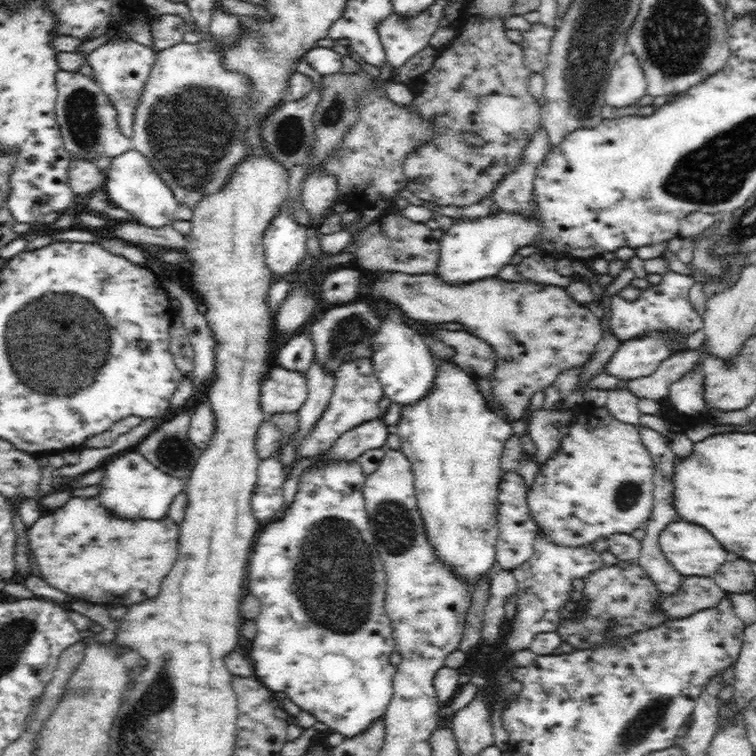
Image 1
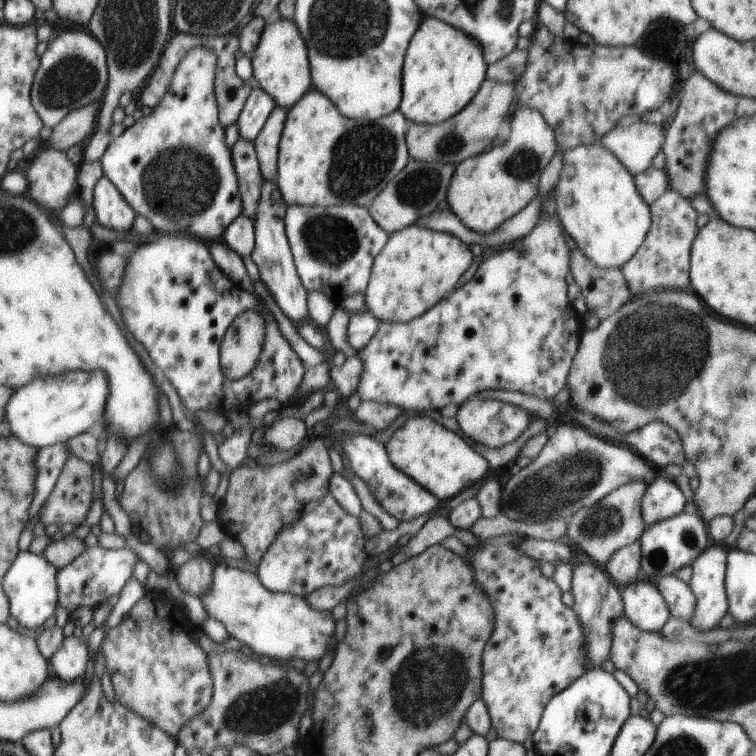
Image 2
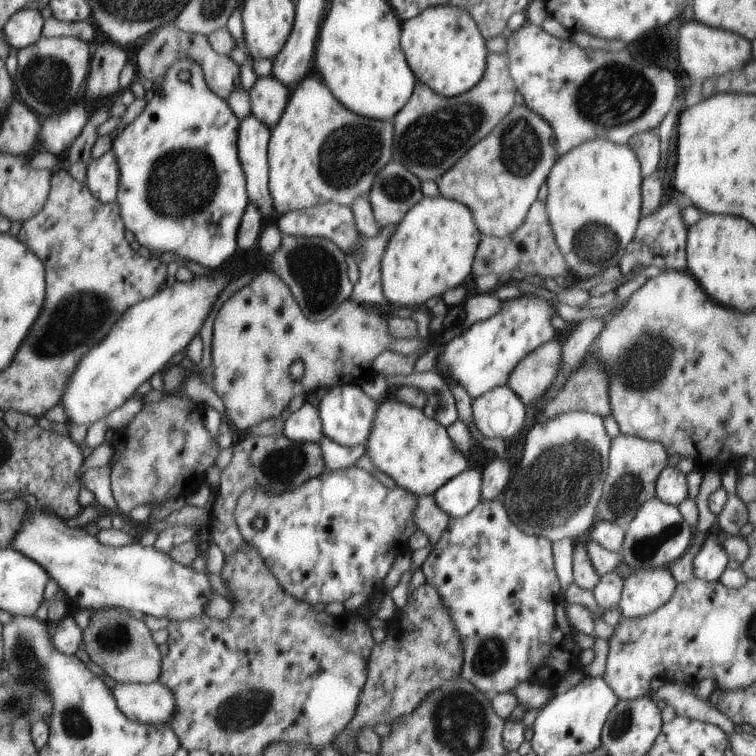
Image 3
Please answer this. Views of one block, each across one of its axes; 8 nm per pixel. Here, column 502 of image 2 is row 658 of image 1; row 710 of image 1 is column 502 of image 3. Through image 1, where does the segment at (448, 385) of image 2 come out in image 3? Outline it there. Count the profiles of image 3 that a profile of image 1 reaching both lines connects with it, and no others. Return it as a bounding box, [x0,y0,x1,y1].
[434,293,559,399]

